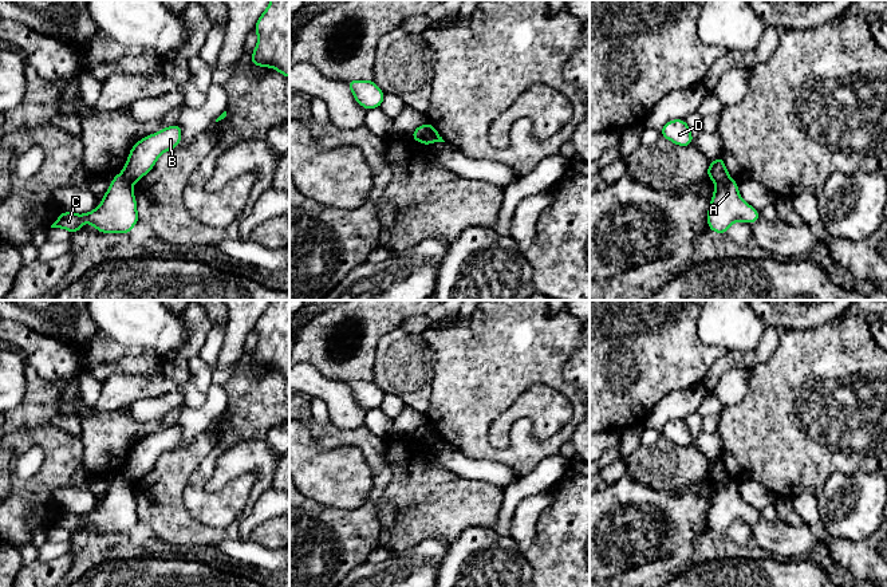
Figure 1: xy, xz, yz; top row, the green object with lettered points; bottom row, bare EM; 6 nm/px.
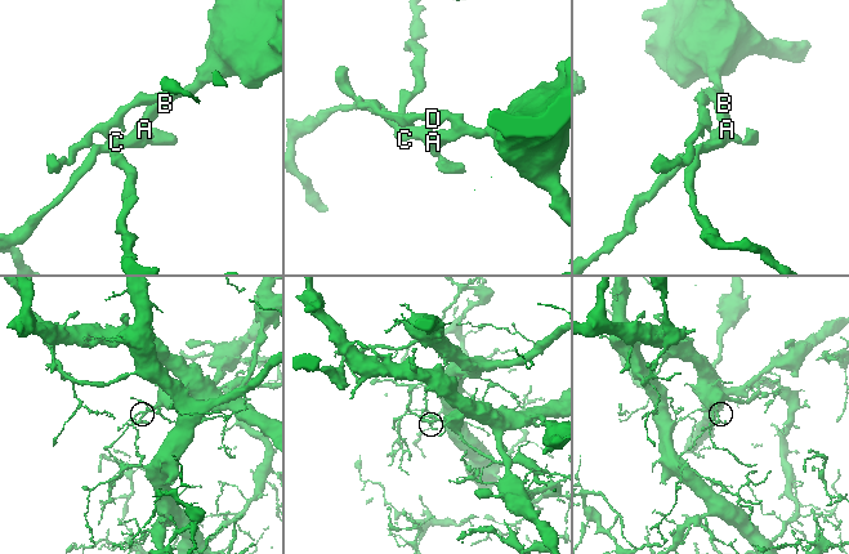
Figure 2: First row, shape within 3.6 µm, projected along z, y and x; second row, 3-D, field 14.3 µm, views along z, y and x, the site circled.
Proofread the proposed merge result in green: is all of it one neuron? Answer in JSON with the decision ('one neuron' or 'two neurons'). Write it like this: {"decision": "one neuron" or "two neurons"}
{"decision": "two neurons"}

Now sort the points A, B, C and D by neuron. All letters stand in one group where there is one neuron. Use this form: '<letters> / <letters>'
A C / B D

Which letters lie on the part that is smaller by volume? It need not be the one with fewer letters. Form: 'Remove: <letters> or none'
Remove: B, D

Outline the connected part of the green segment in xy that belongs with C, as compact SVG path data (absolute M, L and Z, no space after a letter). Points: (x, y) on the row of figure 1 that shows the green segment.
M122 174L115 176L95 210L86 214L63 212L51 228L64 228L72 233L80 231L84 221L102 233L129 233L138 222L133 184Z

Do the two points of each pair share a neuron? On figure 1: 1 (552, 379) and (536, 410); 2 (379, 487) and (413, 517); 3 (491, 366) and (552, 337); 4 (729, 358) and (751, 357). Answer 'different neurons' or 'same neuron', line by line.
1: different neurons
2: different neurons
3: same neuron
4: same neuron

